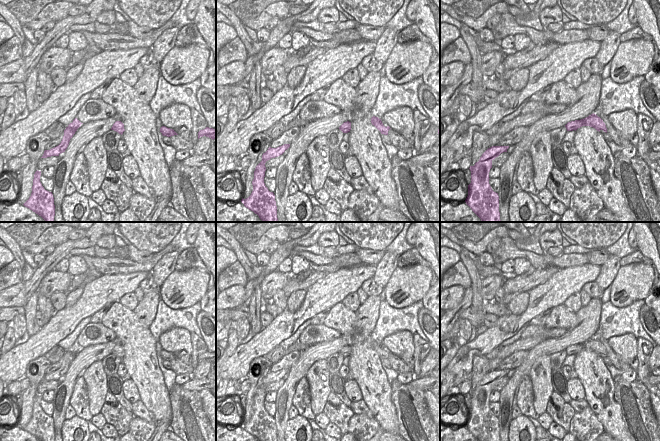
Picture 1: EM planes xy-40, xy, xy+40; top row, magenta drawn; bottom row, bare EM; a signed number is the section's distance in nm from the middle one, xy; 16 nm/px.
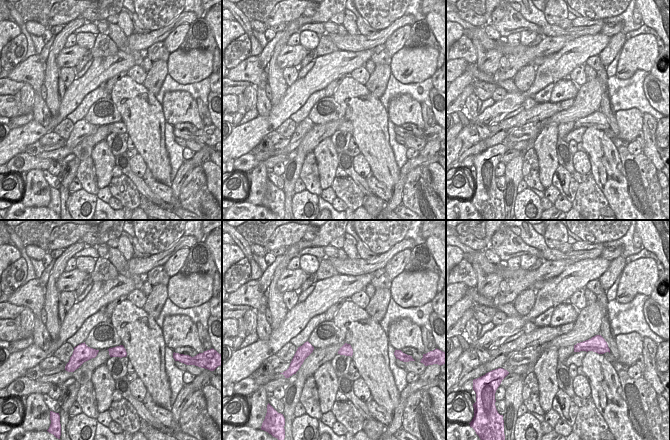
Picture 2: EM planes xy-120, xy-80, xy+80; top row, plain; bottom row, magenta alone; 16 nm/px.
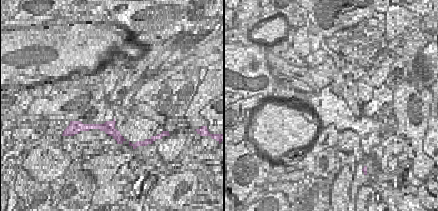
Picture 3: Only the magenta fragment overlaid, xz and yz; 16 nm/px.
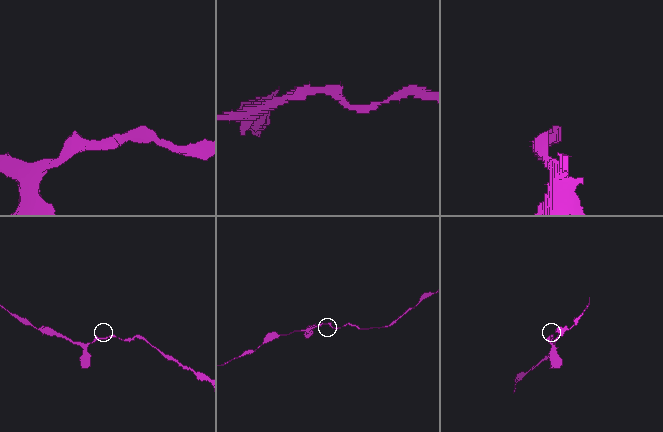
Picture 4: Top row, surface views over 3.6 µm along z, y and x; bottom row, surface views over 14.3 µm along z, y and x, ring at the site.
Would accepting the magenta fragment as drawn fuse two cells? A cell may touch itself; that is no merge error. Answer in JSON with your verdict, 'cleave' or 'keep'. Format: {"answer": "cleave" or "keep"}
{"answer": "keep"}

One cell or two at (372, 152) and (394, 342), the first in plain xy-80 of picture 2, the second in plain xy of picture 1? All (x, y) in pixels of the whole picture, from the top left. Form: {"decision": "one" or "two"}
{"decision": "two"}

